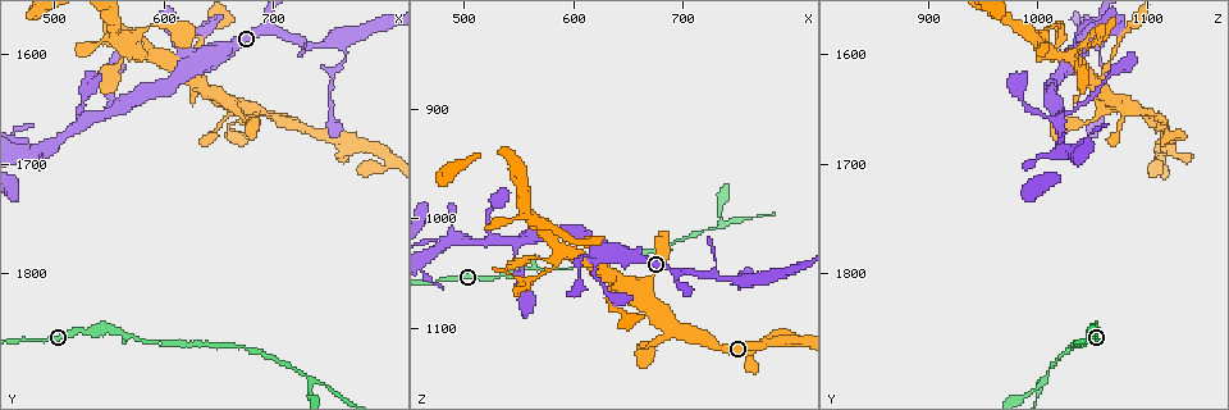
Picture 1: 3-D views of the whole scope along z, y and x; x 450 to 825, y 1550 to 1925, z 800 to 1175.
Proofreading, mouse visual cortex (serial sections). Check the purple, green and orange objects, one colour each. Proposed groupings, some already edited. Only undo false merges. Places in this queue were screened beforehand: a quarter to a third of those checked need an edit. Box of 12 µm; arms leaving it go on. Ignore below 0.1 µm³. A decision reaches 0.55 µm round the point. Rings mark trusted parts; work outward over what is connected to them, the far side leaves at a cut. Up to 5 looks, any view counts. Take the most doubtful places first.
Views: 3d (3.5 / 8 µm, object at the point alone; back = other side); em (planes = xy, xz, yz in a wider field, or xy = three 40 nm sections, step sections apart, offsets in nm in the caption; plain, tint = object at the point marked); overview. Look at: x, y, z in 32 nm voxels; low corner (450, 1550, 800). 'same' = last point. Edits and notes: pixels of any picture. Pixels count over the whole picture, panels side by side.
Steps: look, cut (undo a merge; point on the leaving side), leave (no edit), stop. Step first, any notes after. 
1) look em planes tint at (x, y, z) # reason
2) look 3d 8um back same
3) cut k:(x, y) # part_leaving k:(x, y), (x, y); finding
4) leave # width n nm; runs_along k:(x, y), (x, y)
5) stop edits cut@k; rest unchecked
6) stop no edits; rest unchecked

look 3d 3.5um at (736, 1898, 1004) # a narrow waist

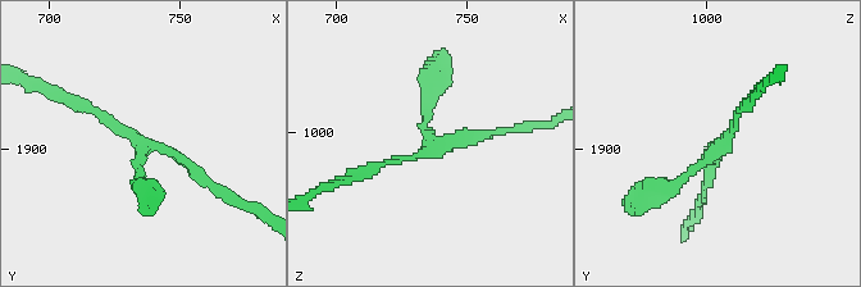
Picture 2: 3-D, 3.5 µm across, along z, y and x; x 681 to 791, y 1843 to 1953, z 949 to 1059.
look em planes tint at (735, 1900, 1006) # arms 3; arm_widths 150, 150, 150 nm

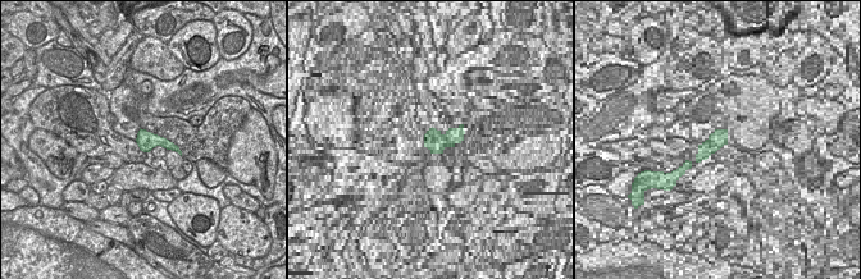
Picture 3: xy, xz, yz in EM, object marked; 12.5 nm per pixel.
leave # one cell here

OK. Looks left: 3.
look 3d 3.5um back at (658, 1668, 1118) # abrupt turn

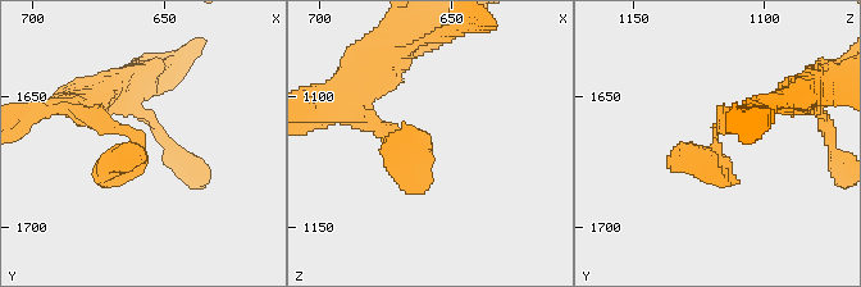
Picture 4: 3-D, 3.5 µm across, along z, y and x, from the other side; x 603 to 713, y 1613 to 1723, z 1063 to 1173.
leave # runs_along 4:(746, 110), (716, 127), (707, 158), (727, 186); all the same cell

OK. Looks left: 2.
stop no edits; rest unchecked

